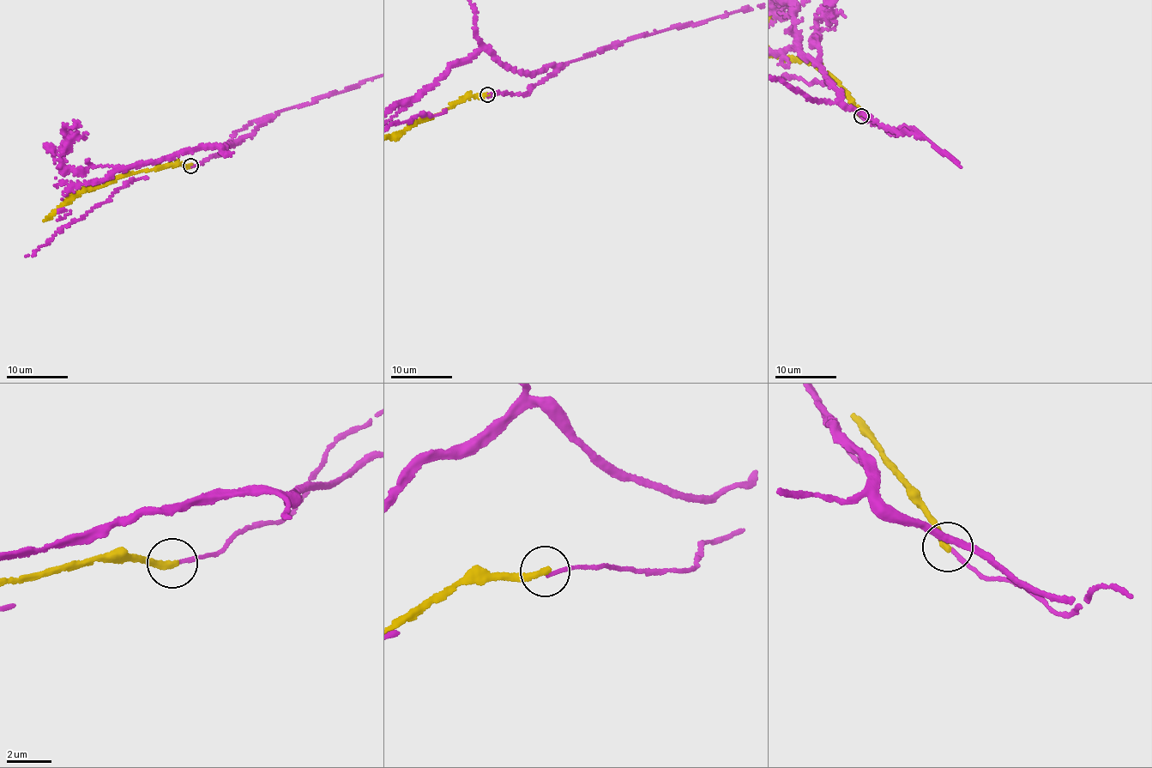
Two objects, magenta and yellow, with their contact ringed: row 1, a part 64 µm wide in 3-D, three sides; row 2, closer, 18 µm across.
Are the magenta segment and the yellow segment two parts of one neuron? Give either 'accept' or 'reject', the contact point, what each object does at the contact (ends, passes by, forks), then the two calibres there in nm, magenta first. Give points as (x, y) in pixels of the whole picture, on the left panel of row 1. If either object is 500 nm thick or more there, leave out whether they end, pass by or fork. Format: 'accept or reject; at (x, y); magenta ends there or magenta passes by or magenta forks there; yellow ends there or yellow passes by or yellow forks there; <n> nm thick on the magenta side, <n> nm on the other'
reject; at (190, 166); magenta ends there; yellow ends there; 160 nm thick on the magenta side, 320 nm on the other

